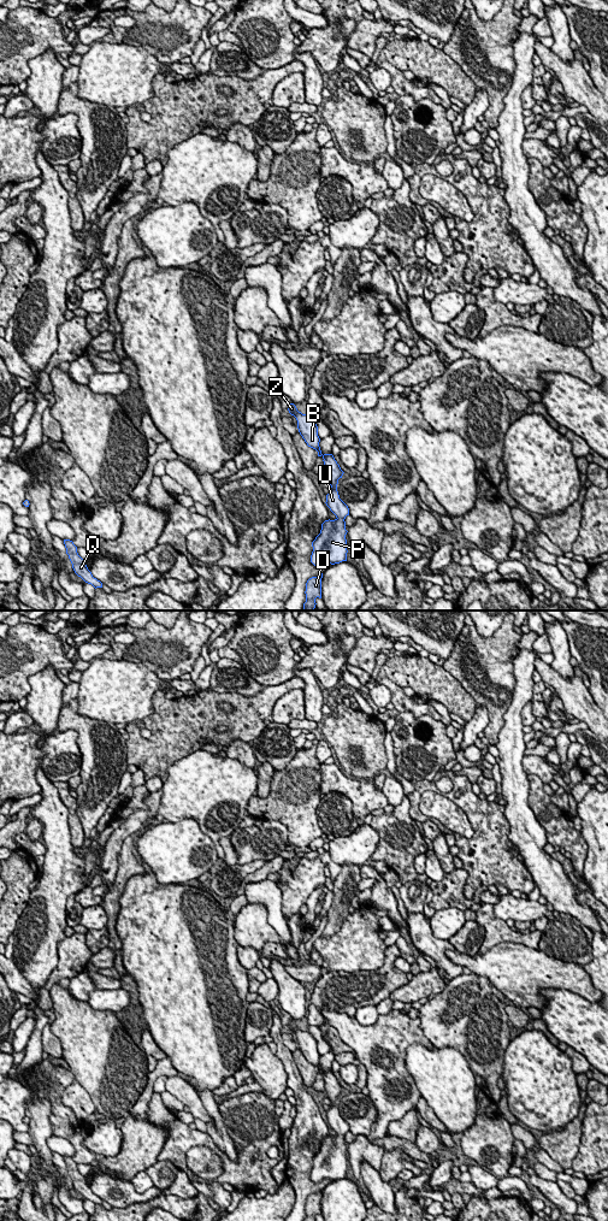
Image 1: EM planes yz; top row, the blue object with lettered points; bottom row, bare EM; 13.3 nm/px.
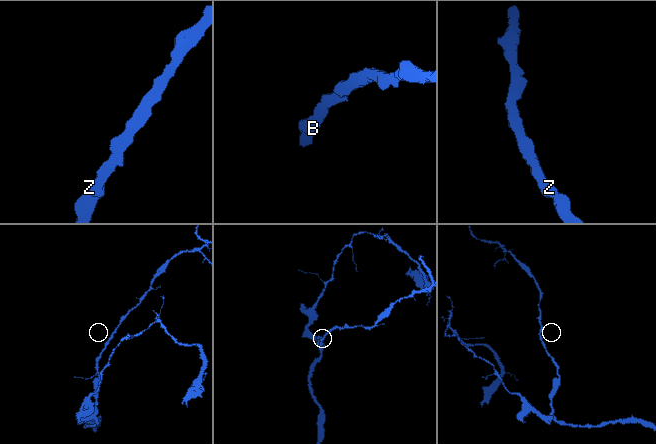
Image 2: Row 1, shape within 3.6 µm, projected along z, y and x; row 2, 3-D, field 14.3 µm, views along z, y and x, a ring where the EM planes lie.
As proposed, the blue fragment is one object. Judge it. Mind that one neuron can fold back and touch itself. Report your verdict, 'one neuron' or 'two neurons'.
one neuron

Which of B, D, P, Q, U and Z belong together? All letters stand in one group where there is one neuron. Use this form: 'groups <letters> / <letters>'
groups B D P Q U Z

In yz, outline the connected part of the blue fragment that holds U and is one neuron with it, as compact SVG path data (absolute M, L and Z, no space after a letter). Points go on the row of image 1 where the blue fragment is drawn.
M294 403L289 405L289 413L297 420L297 429L308 447L318 452L318 456L324 460L324 479L331 485L330 492L326 495L326 506L336 515L335 520L325 520L321 524L320 533L312 542L313 551L311 562L314 566L320 566L324 562L331 565L347 561L347 530L346 517L349 515L348 506L340 499L337 491L338 479L342 478L343 471L335 460L332 454L321 454L318 436L318 426L308 414L302 414L297 411Z

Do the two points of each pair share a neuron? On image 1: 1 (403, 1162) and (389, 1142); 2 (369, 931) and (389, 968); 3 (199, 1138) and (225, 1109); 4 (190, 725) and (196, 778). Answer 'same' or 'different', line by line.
1: different
2: different
3: same
4: different

